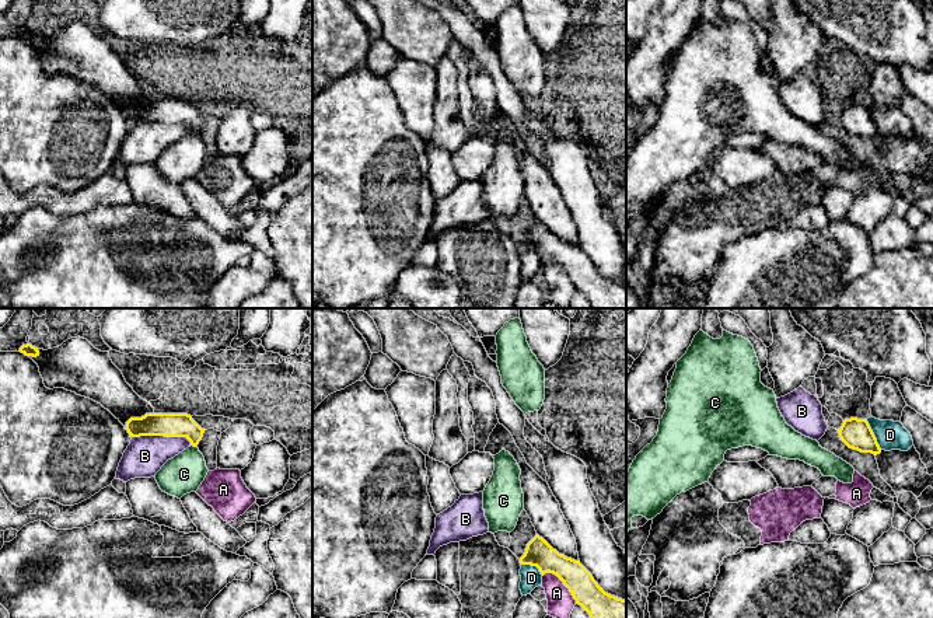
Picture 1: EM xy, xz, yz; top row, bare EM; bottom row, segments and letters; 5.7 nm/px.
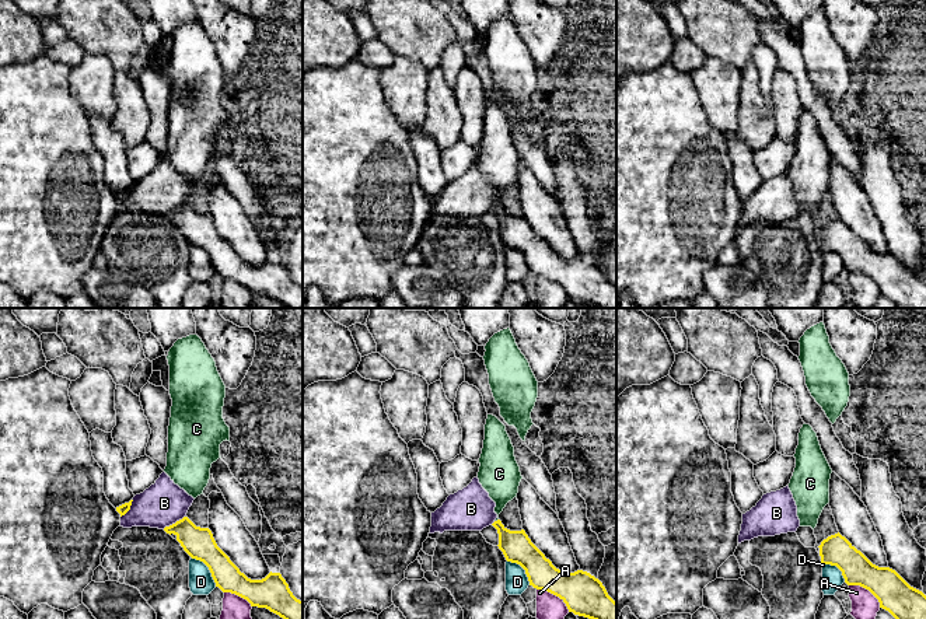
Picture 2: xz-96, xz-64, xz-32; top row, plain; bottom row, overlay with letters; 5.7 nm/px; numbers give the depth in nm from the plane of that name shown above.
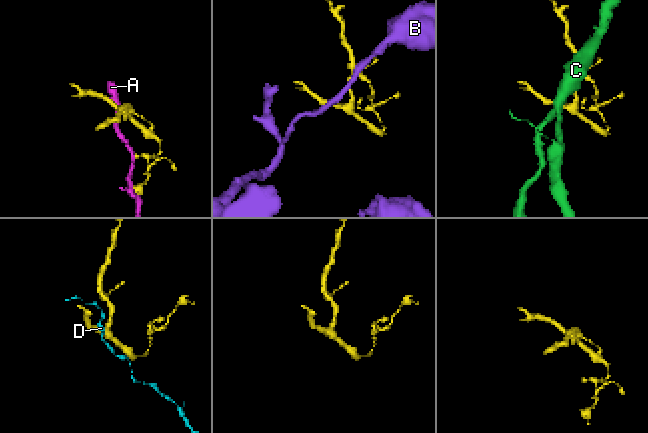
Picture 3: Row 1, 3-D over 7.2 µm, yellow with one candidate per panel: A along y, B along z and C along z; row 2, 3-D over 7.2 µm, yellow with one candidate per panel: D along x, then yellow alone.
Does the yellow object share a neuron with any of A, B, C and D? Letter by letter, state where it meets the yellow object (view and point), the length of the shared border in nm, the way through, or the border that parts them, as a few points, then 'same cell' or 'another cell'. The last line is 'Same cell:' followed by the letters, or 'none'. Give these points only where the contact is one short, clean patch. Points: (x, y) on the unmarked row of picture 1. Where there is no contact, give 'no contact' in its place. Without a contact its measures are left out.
A: meets yellow in xz at (563, 269); contact 260 nm long; another cell
B: meets yellow in xy at (163, 121); contact 340 nm long; border along xy (132, 122), (184, 122), (191, 131); another cell
C: meets yellow in xy at (194, 132); contact 40 nm long; border along xy (191, 131), (195, 133); another cell
D: meets yellow in yz at (873, 121); contact 200 nm long; border along yz (866, 105), (881, 135); another cell
Same cell: none

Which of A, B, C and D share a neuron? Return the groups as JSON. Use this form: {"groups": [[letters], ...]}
{"groups": [["A"], ["B"], ["C"], ["D"]]}

